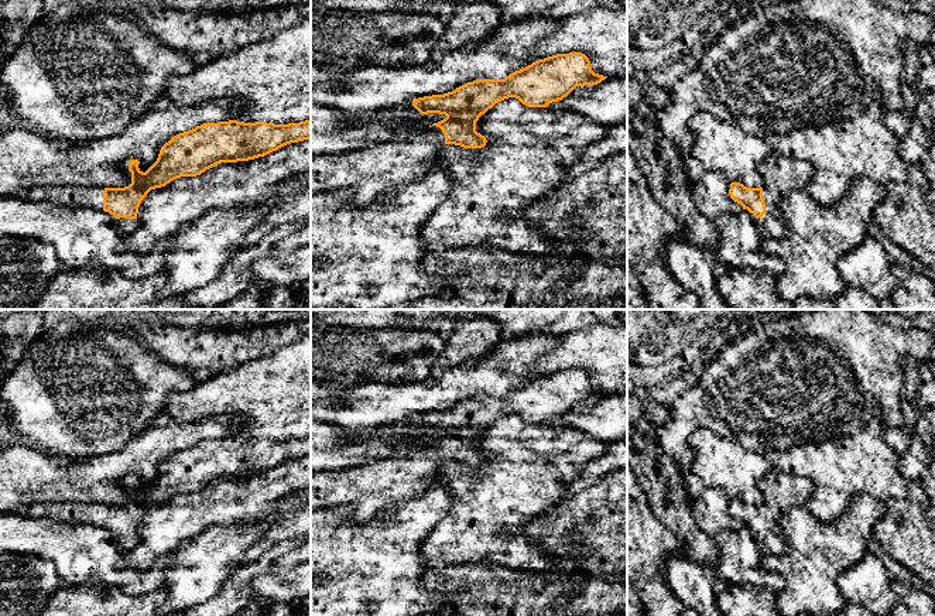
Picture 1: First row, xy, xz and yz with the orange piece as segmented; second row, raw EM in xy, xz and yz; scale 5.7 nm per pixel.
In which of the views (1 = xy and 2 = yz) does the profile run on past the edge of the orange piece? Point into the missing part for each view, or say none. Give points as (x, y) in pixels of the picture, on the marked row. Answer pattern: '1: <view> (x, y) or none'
1: xy (68, 195)
2: yz (781, 174)

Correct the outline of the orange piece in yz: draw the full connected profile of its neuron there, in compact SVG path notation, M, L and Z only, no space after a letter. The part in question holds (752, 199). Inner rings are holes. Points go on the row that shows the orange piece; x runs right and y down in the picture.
M773 151L758 162L757 170L764 179L760 188L732 182L729 195L757 218L766 239L785 237L788 230L781 215L781 199L791 191L806 188L814 177L814 167L809 161Z

